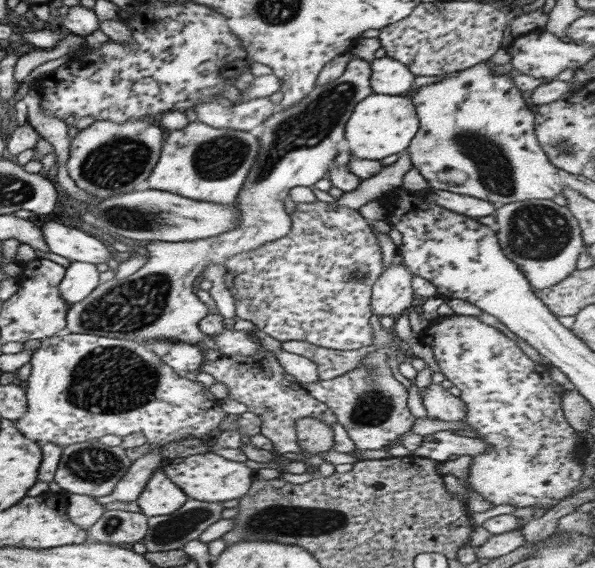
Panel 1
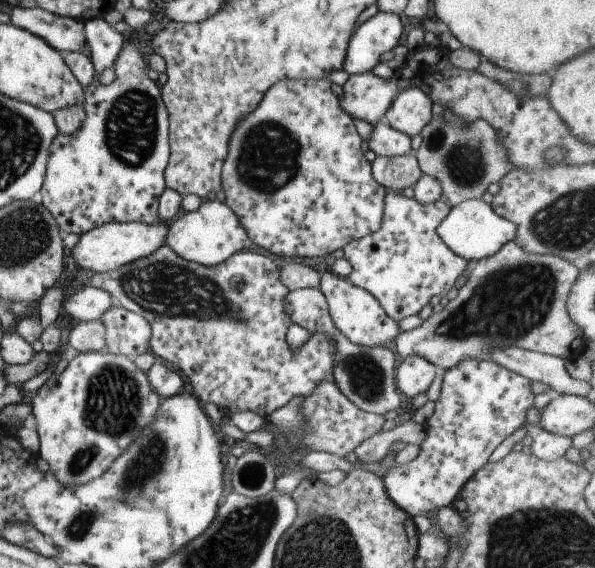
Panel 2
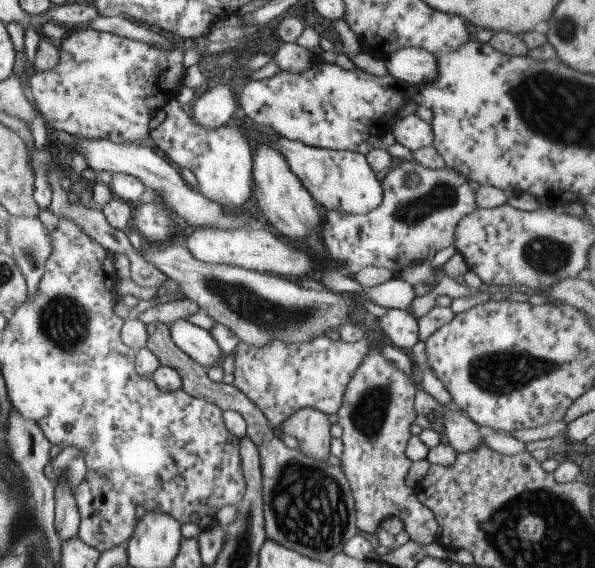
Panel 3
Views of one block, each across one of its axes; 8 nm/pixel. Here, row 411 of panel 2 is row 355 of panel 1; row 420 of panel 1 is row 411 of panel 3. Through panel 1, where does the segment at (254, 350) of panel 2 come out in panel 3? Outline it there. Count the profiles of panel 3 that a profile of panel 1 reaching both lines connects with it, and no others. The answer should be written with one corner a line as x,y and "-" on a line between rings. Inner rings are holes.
328,335
319,336
299,345
287,345
280,341
273,342
261,349
251,347
240,341
236,346
238,353
235,358
233,384
256,403
256,406
267,418
272,430
281,437
281,434
285,434
281,426
301,408
312,407
325,412
327,415
337,413
342,406
348,383
352,380
356,369
365,359
365,356
371,352
372,346
372,338
362,339
355,343
345,343
342,340
333,342

